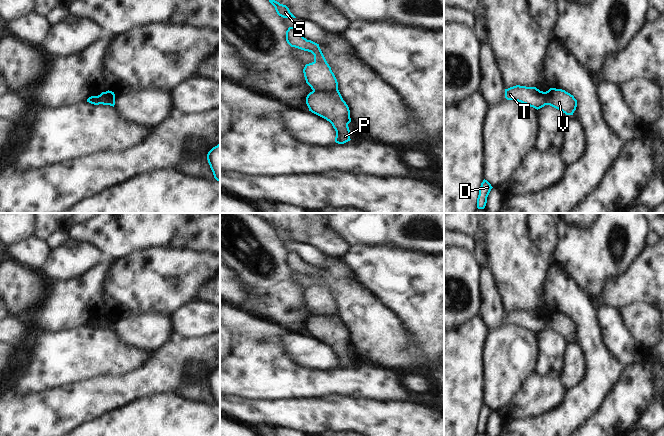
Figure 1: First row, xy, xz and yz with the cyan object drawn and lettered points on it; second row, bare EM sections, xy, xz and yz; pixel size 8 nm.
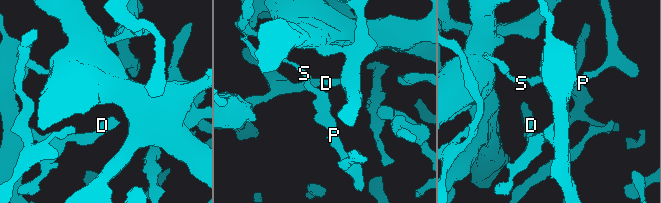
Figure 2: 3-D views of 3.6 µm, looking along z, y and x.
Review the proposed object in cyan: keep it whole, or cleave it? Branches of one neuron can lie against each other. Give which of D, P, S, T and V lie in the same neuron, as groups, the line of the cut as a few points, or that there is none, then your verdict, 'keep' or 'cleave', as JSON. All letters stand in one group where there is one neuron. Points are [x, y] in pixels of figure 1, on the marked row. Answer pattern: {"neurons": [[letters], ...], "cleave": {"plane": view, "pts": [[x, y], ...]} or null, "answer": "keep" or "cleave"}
{"neurons": [["D", "P", "V"], ["S", "T"]], "cleave": {"plane": "xy", "pts": [[97, 96], [111, 100]]}, "answer": "cleave"}

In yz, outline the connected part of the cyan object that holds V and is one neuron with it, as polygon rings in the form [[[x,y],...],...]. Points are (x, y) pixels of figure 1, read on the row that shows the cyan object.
[[[550,88],[544,92],[545,105],[550,105],[566,115],[573,115],[577,107],[577,100],[573,95],[562,89]]]

